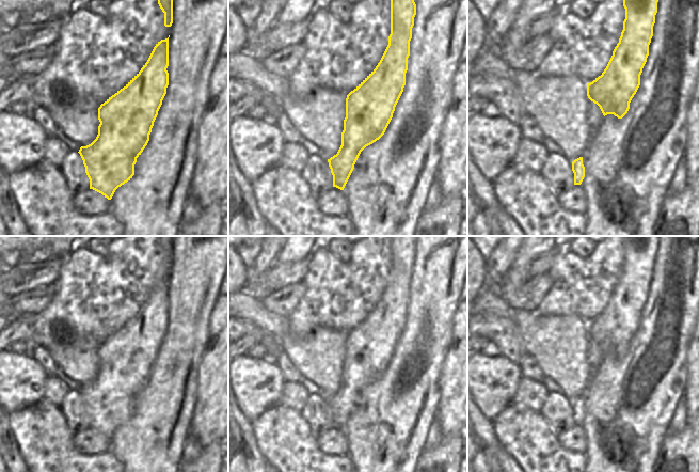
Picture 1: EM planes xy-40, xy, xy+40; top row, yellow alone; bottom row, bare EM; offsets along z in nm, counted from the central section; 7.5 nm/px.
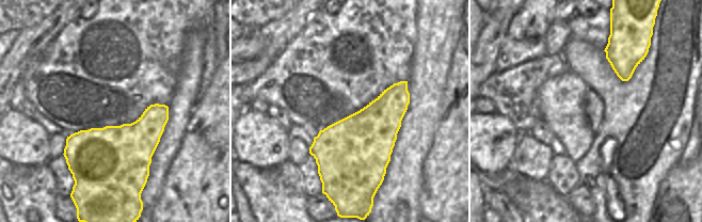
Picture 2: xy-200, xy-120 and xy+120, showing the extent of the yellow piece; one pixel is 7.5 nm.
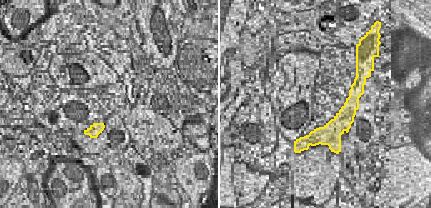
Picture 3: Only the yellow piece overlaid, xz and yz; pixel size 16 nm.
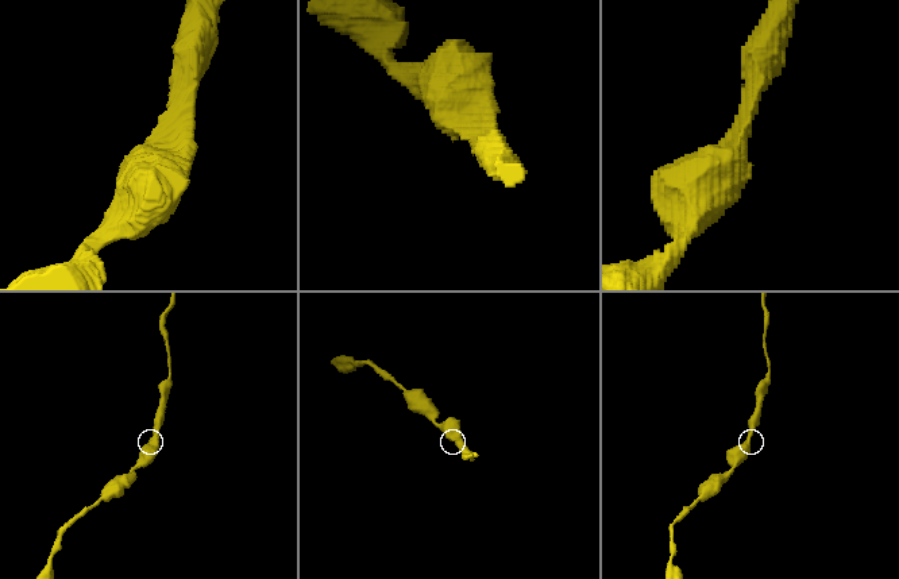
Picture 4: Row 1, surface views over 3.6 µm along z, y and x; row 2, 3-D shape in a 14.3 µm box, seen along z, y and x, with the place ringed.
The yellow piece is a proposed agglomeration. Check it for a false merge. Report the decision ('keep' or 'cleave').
keep

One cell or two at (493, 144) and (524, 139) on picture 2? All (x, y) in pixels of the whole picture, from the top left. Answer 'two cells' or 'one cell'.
two cells

